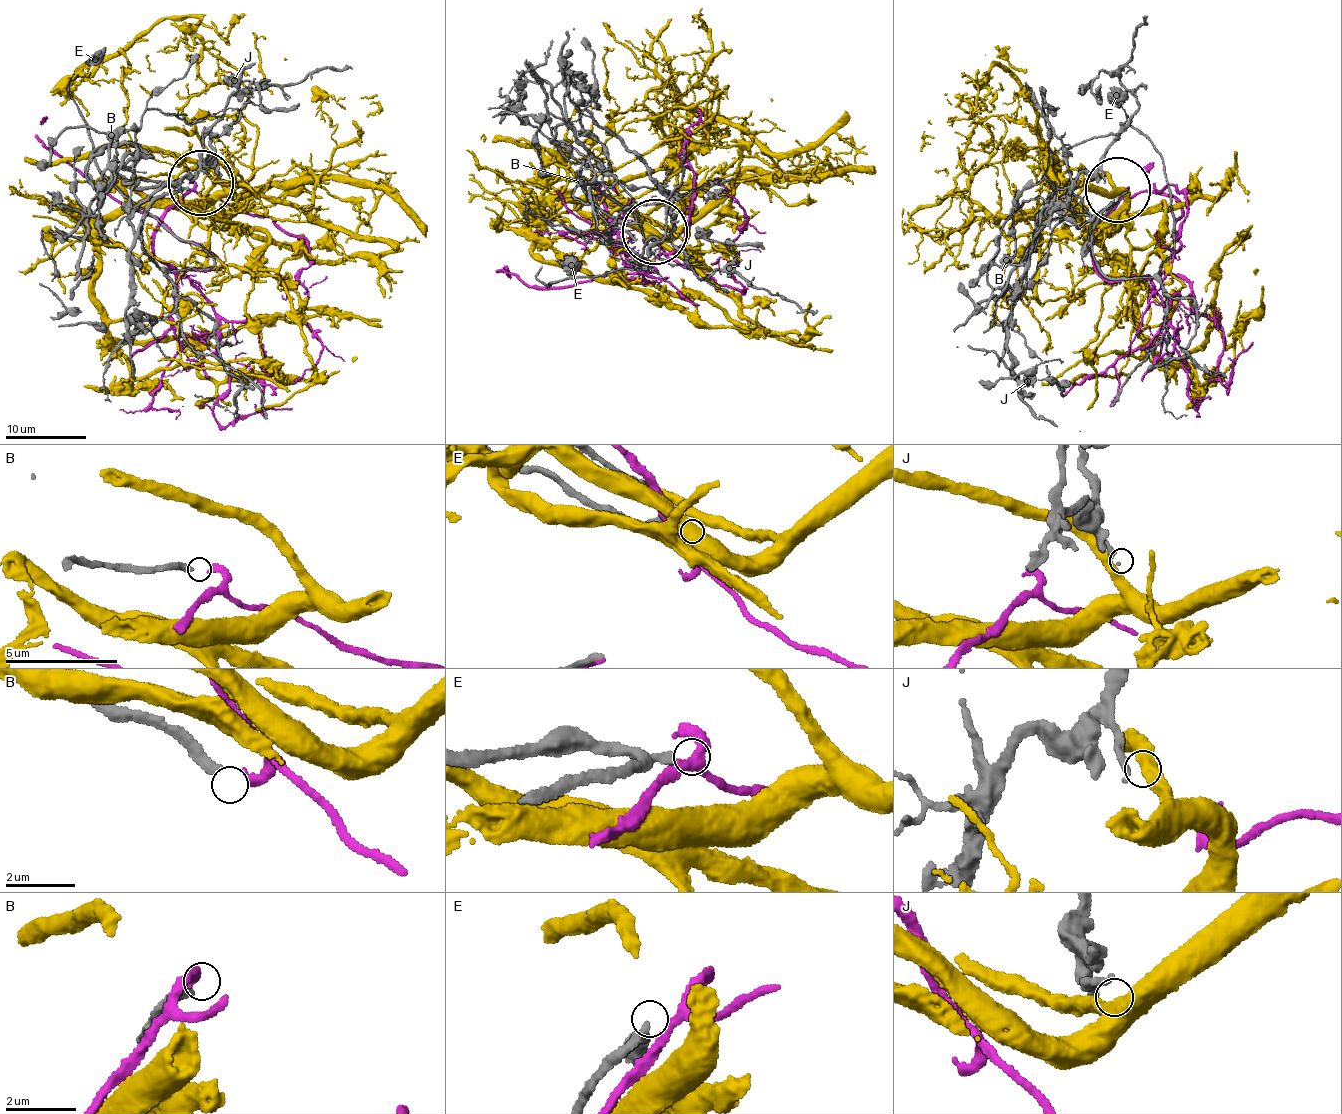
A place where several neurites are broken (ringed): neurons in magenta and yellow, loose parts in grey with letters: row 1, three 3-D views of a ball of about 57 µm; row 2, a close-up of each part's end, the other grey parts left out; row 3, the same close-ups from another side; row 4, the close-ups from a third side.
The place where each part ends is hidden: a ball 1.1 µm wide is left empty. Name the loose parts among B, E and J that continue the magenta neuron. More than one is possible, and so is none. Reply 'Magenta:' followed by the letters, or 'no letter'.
Magenta: B

